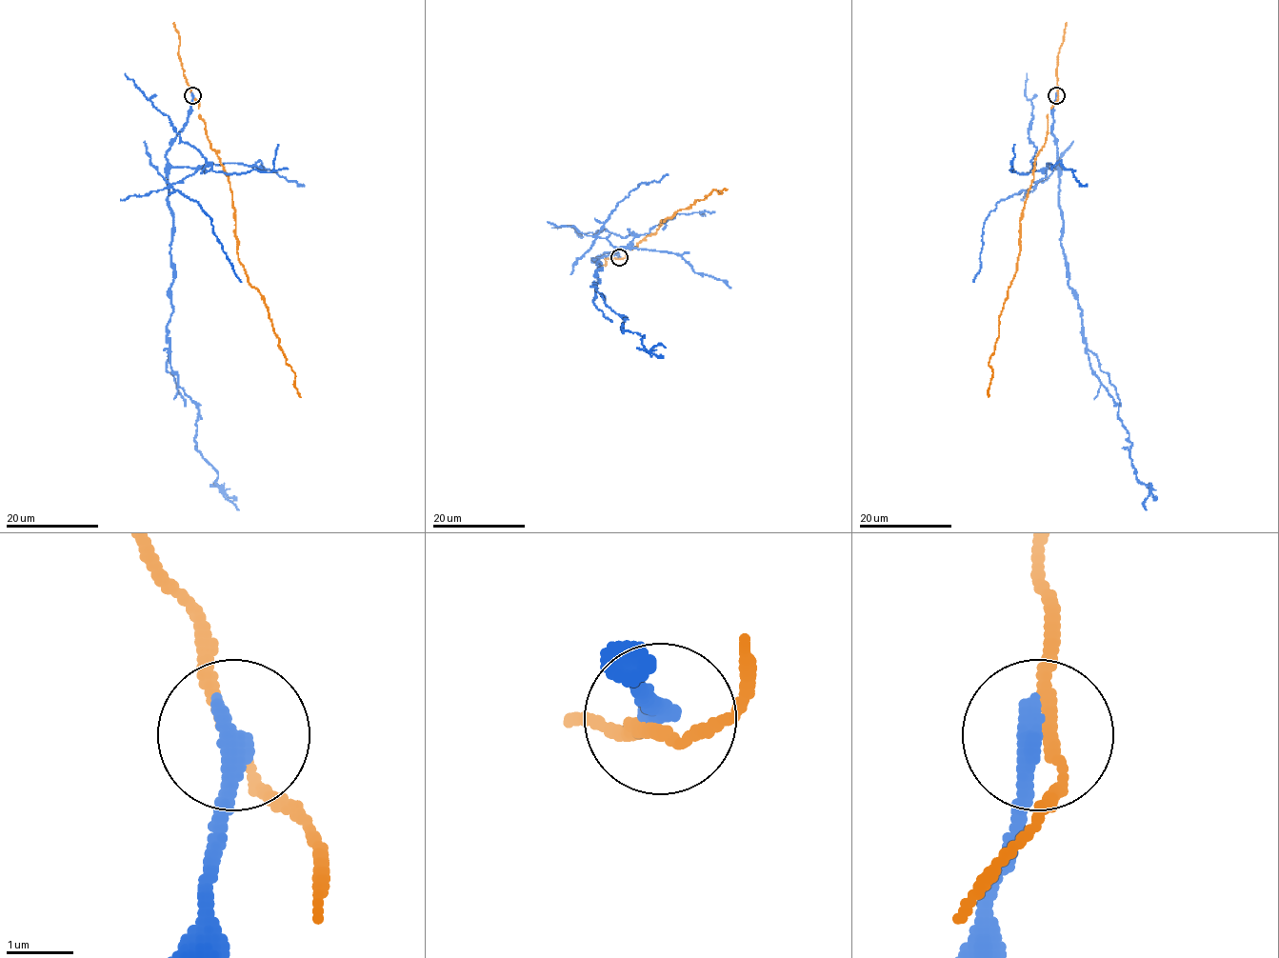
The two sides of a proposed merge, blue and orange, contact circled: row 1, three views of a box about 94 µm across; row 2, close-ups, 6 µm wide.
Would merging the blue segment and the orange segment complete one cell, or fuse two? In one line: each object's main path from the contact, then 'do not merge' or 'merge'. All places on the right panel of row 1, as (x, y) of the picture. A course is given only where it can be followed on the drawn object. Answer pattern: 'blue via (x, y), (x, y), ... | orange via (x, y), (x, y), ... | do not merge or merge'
blue via (1057, 95), (1052, 134), (1069, 285), (1081, 310), (1090, 369), (1118, 405), (1136, 478), (1149, 488), (1147, 509) | orange via (1057, 95), (1020, 221), (1017, 268), (989, 363), (992, 373), (989, 397) | do not merge

